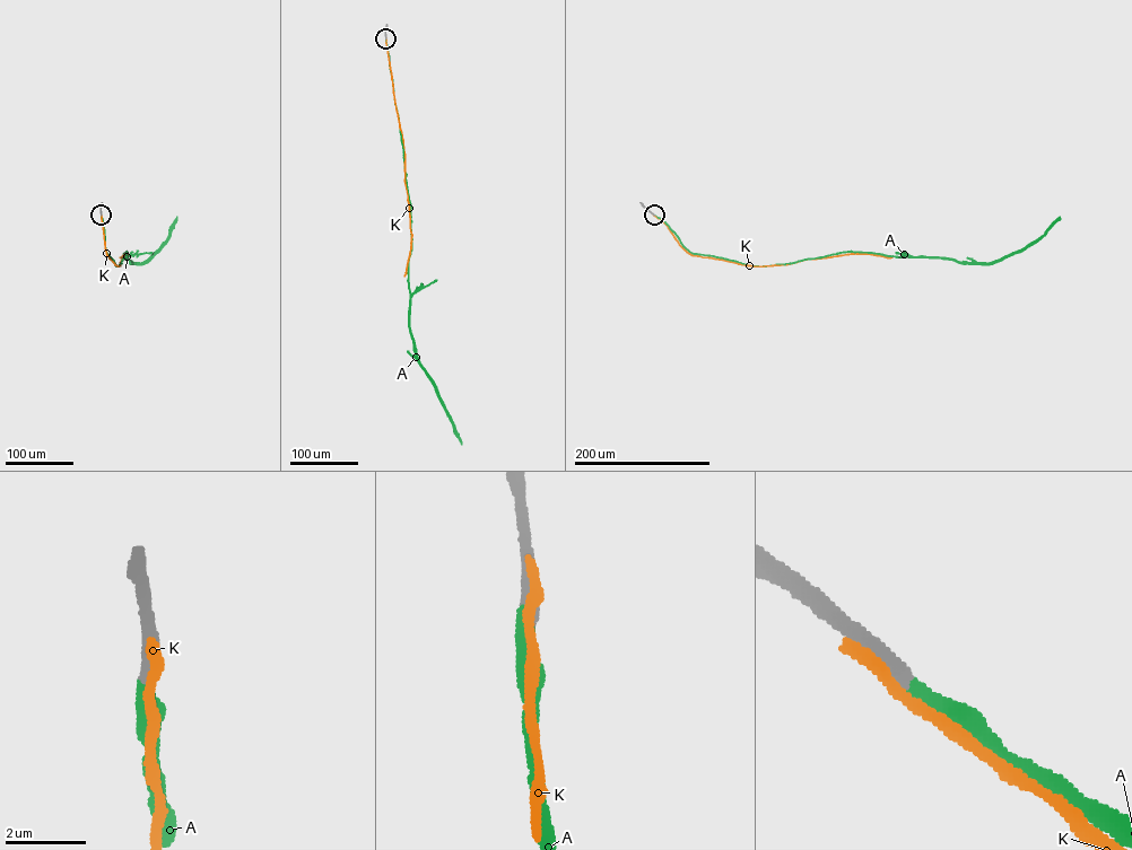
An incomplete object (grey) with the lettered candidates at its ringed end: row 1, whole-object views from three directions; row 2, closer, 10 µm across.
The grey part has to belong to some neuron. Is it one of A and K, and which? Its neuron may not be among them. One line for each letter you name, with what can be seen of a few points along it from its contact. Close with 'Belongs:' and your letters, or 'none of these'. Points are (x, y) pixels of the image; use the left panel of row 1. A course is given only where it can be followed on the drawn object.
A: via (101, 215), (106, 251), (115, 265), (125, 256), (127, 252), (123, 256), (130, 263), (148, 260)
Belongs: A

